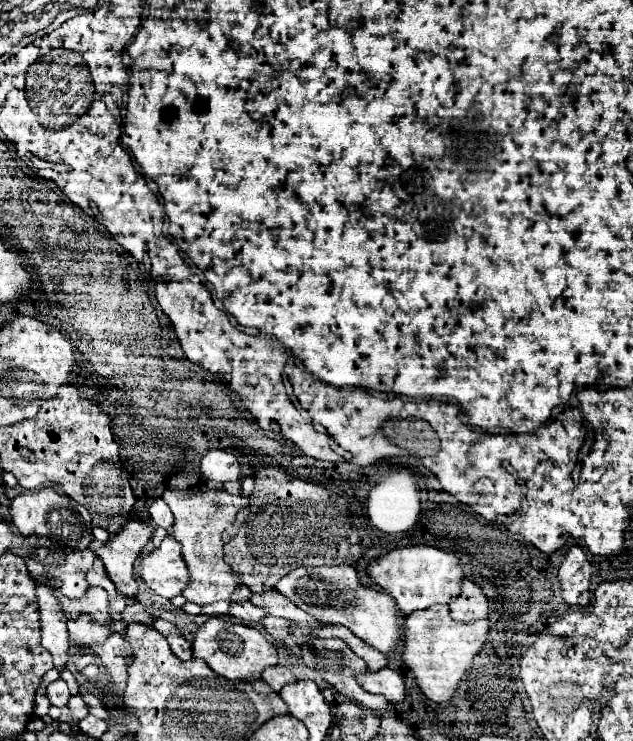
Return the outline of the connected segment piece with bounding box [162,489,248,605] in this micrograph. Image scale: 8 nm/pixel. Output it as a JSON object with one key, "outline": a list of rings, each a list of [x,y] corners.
{"outline":[[[166,489],[162,499],[174,513],[174,527],[172,537],[182,545],[182,557],[190,571],[188,587],[184,589],[182,597],[186,601],[206,605],[214,601],[230,601],[234,589],[242,583],[240,575],[236,575],[222,559],[222,531],[234,521],[240,507],[248,505],[246,497],[228,495],[222,489],[208,489],[208,491],[178,491]]]}

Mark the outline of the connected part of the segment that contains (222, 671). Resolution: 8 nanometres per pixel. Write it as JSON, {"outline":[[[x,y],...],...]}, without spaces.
{"outline":[[[210,617],[196,633],[192,643],[192,653],[196,659],[202,659],[208,663],[208,667],[230,681],[254,681],[260,679],[260,673],[268,665],[278,663],[278,653],[272,643],[264,639],[264,635],[252,627],[222,621],[220,617]]]}

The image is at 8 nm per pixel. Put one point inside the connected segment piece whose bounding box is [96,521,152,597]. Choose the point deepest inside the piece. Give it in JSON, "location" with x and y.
{"location":[118,554]}

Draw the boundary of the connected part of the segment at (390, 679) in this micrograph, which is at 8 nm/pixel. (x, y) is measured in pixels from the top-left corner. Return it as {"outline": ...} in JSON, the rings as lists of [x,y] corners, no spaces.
{"outline":[[[388,667],[380,669],[380,671],[366,671],[362,675],[356,675],[356,681],[368,693],[384,695],[390,703],[404,701],[404,697],[406,697],[404,673],[402,671],[392,671]]]}

